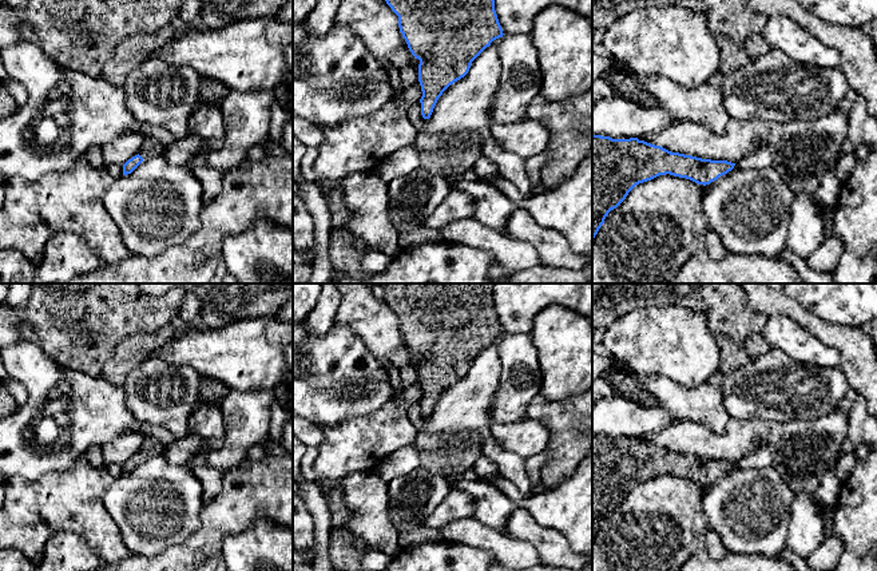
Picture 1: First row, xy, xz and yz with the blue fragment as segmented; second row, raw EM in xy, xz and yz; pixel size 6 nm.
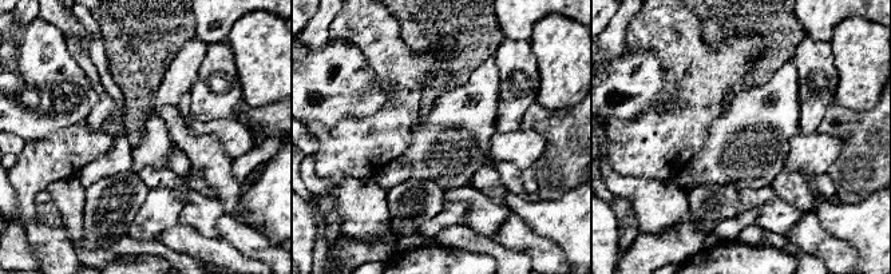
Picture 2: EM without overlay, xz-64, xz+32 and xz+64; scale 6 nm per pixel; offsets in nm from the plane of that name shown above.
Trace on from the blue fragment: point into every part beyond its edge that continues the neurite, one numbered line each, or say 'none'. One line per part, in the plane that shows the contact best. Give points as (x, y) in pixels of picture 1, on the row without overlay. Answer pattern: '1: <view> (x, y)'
1: xy (150, 447)

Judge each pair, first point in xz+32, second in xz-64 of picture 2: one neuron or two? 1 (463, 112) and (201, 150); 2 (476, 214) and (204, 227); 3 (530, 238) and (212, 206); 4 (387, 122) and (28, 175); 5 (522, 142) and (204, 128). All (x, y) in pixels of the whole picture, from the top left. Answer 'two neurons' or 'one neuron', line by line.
1: two neurons
2: one neuron
3: two neurons
4: one neuron
5: one neuron

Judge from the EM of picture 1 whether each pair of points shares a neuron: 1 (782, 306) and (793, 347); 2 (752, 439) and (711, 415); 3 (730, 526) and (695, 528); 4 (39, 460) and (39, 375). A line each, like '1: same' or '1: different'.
1: different
2: different
3: different
4: same

